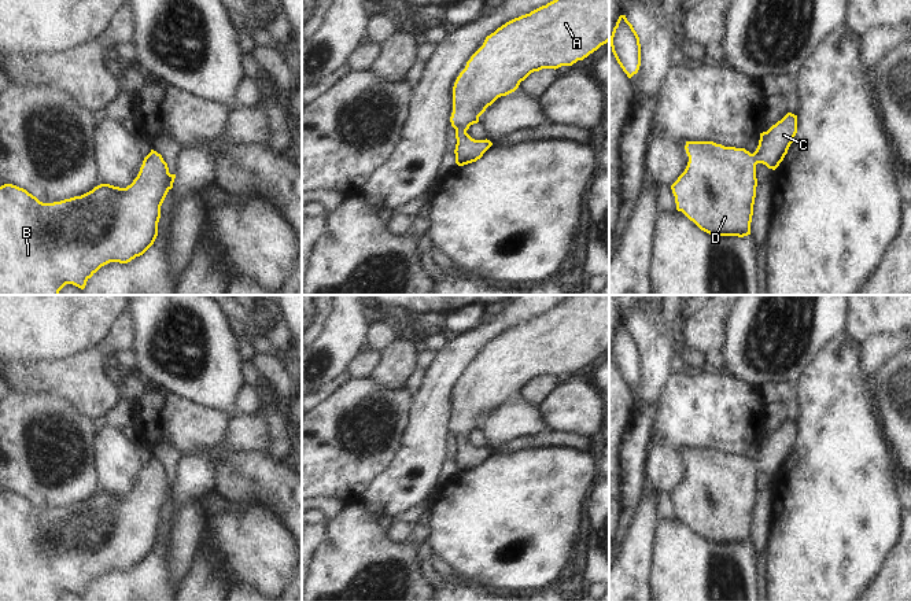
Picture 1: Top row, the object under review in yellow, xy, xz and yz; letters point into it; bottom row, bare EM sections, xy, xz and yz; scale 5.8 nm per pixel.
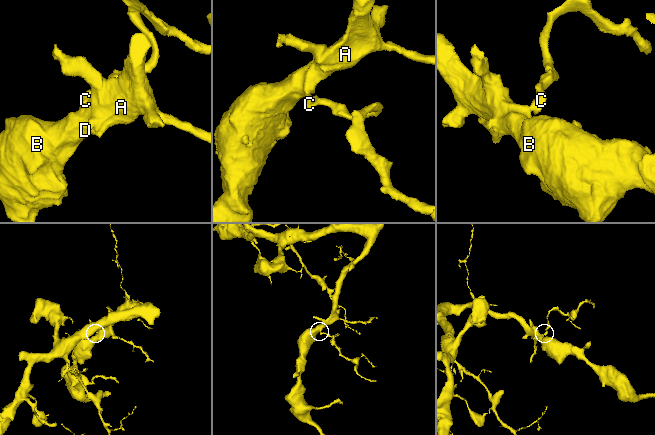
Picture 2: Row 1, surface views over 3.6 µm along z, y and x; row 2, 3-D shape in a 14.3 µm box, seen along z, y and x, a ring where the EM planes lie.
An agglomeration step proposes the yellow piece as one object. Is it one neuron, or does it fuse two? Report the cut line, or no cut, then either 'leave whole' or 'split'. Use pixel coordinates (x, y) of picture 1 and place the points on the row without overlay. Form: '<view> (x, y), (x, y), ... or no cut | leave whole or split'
no cut | leave whole

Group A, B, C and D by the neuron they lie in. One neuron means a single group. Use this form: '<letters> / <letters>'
A B C D

